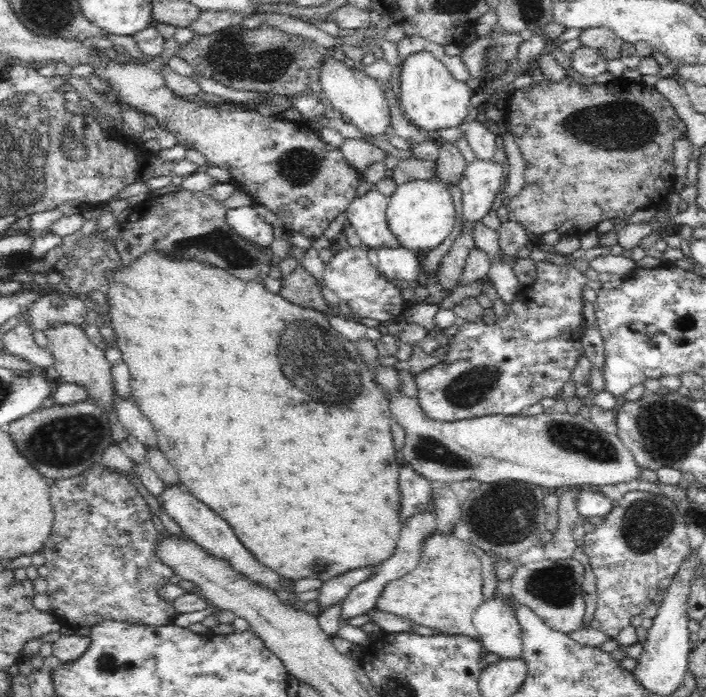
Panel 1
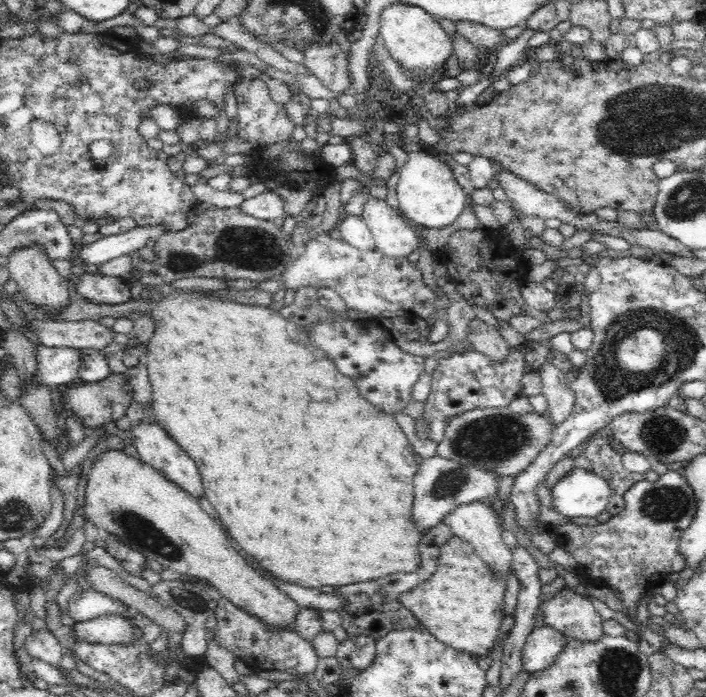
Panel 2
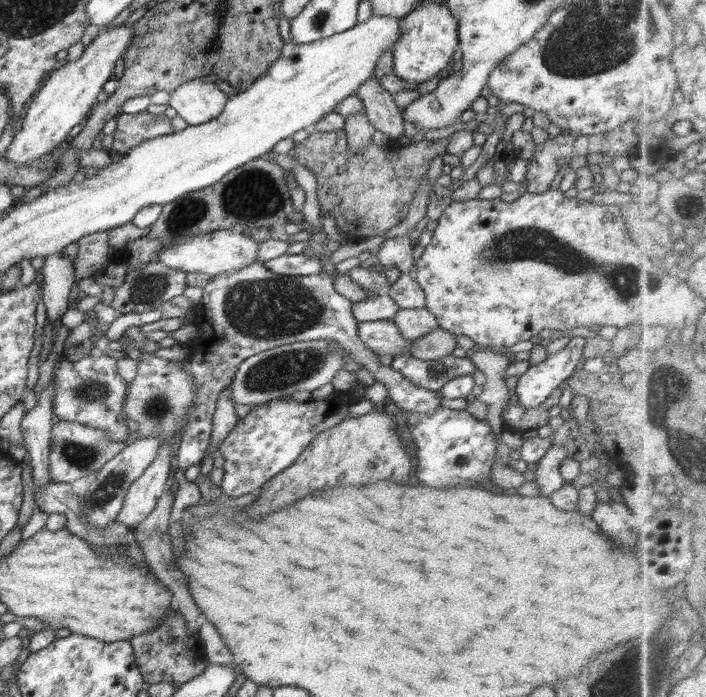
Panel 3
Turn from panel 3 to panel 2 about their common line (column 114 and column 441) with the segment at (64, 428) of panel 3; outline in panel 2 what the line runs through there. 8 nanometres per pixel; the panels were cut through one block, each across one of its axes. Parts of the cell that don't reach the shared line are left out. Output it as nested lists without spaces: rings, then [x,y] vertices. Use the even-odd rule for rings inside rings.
[[[478,408],[452,419],[437,444],[436,454],[458,463],[477,464],[504,476],[516,476],[542,454],[556,424],[539,412],[514,414],[510,408]]]

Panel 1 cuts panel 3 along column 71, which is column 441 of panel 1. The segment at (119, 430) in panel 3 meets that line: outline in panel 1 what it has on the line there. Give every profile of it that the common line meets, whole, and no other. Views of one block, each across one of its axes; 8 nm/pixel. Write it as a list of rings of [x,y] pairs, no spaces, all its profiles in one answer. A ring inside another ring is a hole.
[[[550,261],[536,263],[537,278],[534,283],[522,288],[518,296],[507,303],[507,315],[497,319],[495,324],[484,321],[459,322],[450,332],[449,351],[442,362],[434,363],[416,374],[418,405],[426,417],[438,422],[454,422],[466,418],[480,418],[489,415],[520,415],[523,409],[538,404],[542,398],[555,398],[584,354],[582,336],[586,332],[584,317],[584,287],[589,281],[586,274],[570,264],[551,264]]]

